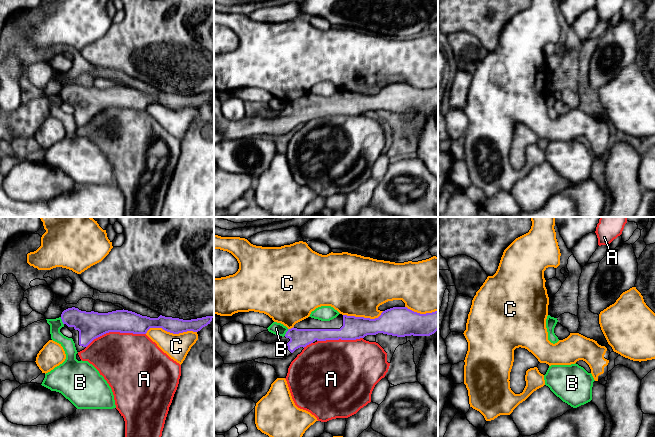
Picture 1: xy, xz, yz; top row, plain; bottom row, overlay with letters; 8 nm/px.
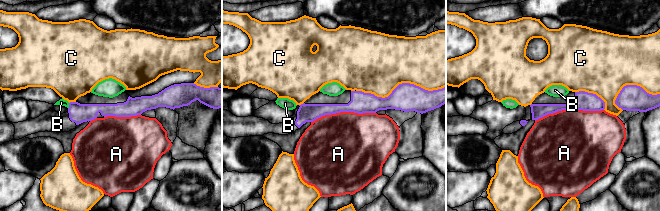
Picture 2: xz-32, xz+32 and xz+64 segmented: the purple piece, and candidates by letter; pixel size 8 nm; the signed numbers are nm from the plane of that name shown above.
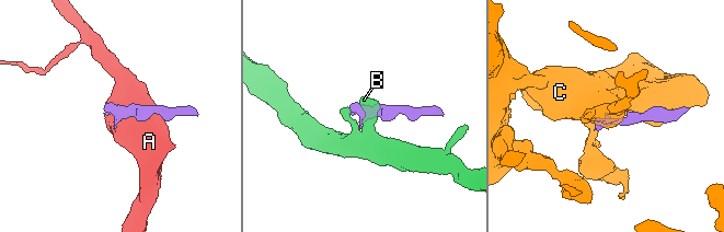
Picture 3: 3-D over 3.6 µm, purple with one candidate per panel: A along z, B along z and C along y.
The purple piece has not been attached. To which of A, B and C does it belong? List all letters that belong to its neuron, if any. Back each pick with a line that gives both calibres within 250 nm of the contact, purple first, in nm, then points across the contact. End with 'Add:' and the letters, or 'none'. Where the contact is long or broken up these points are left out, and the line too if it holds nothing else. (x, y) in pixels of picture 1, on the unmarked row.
Add: none

